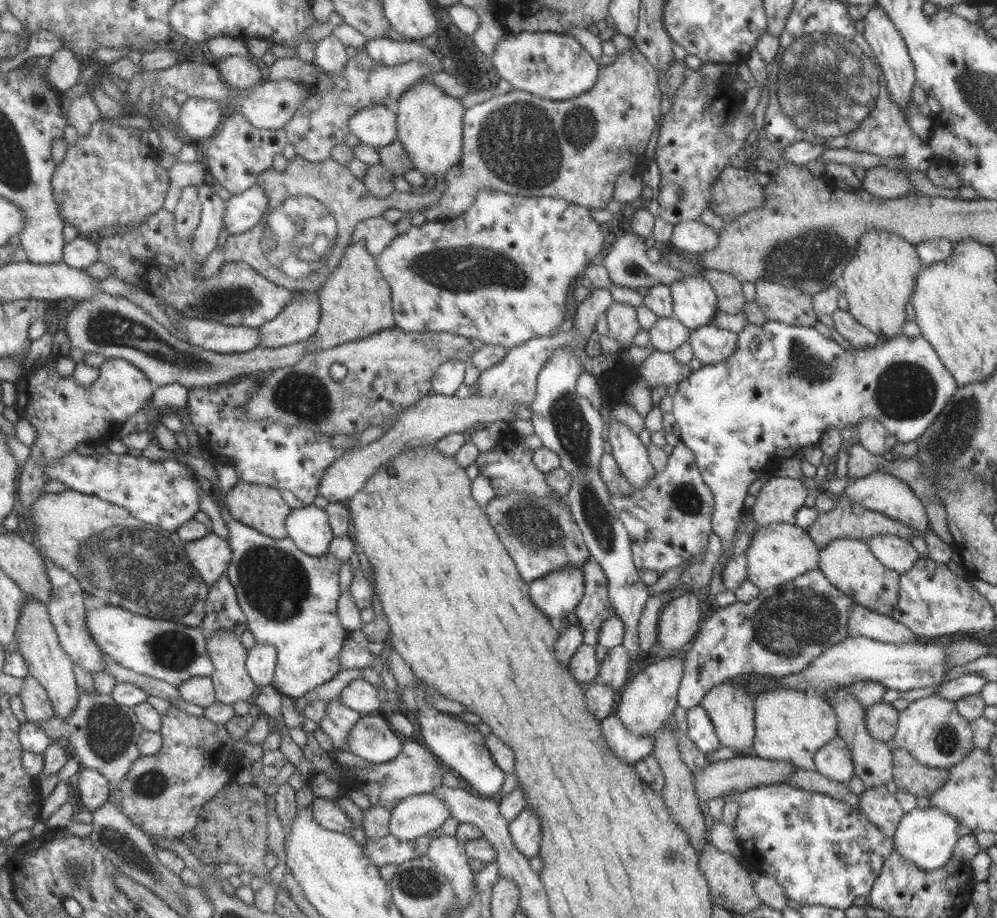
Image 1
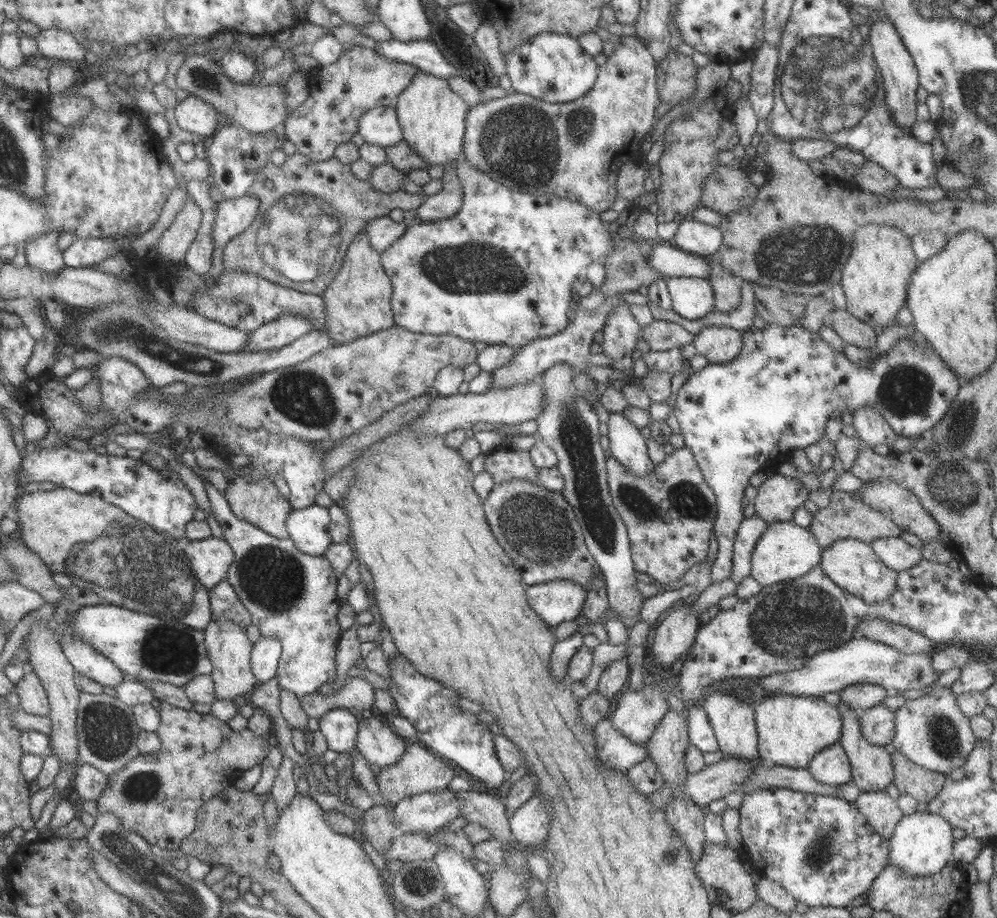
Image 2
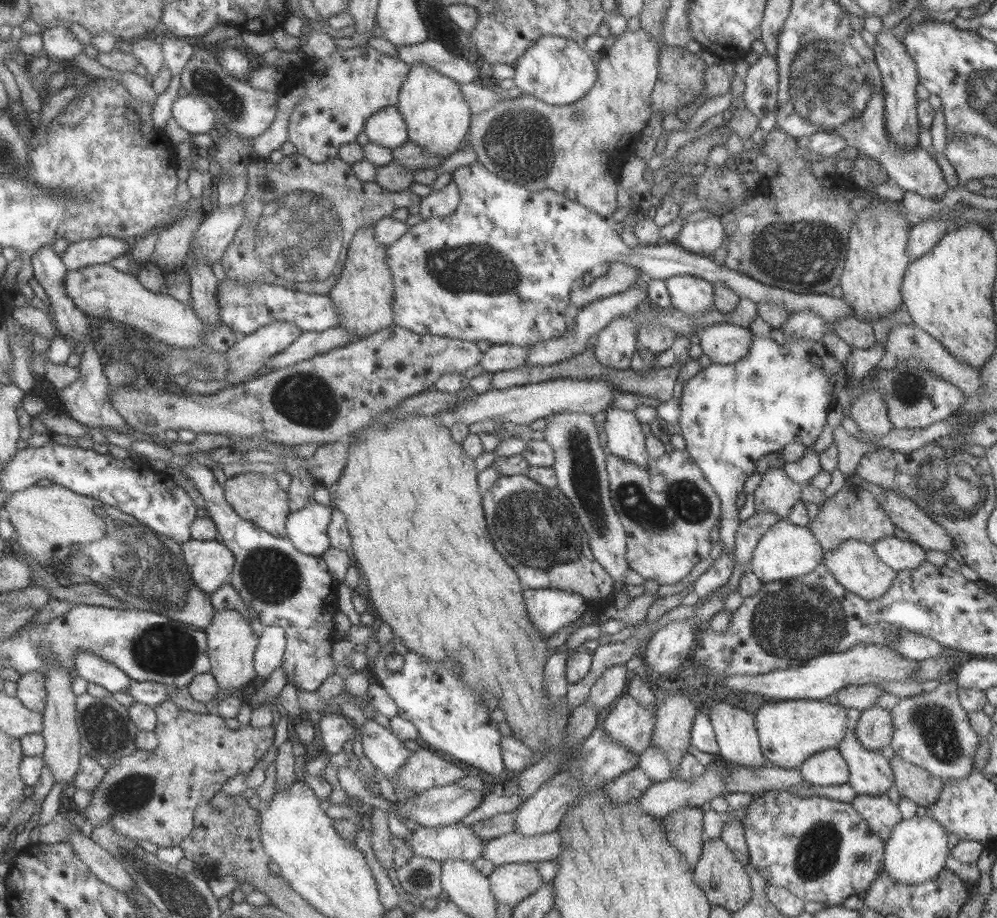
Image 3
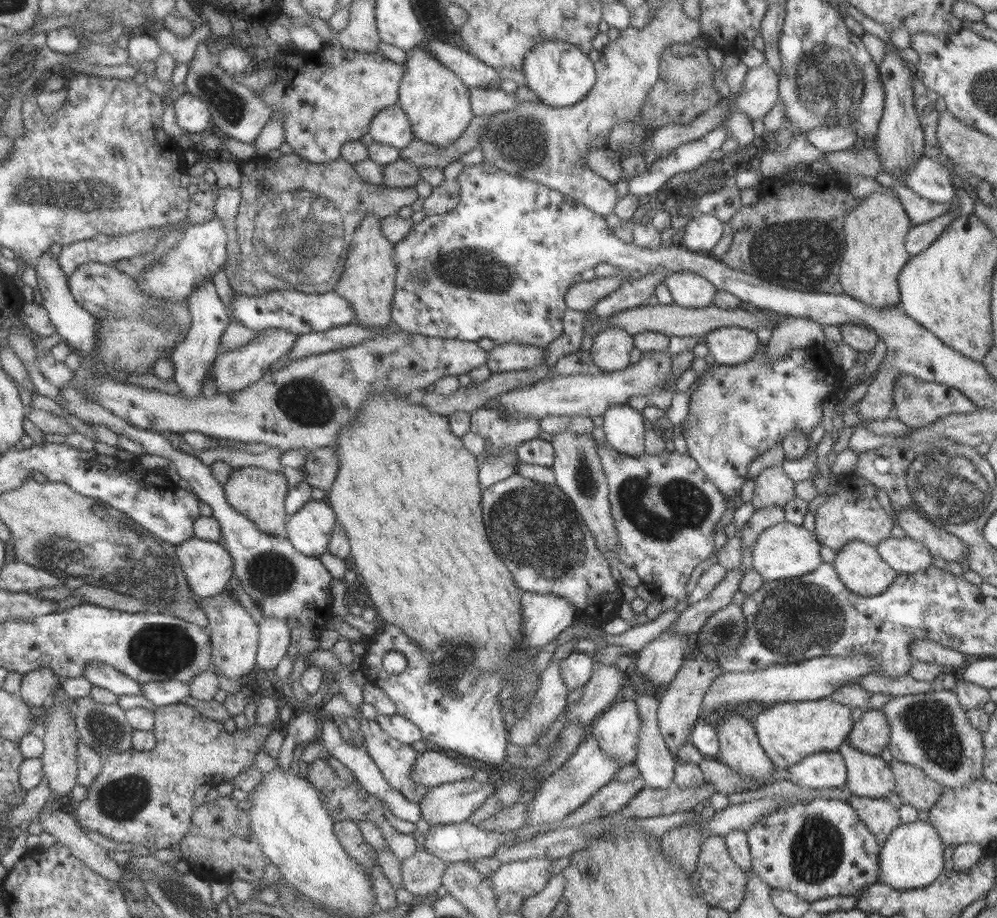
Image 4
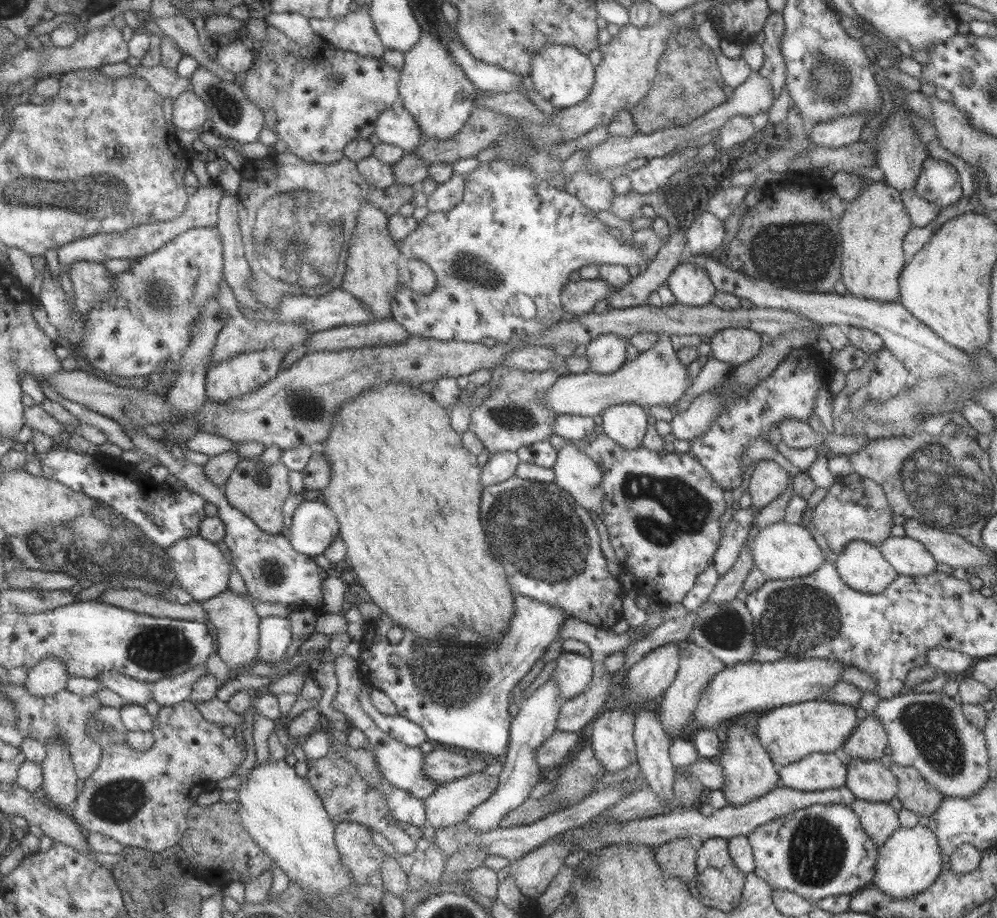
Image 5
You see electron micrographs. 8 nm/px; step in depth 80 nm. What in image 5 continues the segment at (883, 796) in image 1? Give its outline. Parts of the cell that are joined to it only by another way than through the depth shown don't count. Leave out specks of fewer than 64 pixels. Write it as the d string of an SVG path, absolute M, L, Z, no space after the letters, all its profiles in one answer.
M855 798L849 807L858 816L861 828L877 849L900 827L898 813L887 803Z

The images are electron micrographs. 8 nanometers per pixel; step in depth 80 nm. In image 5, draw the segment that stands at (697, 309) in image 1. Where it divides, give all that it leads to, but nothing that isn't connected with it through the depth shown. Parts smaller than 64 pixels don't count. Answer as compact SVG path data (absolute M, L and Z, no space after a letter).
M680 263L665 285L673 293L676 303L689 307L711 303L716 291L703 267L695 267L691 263Z

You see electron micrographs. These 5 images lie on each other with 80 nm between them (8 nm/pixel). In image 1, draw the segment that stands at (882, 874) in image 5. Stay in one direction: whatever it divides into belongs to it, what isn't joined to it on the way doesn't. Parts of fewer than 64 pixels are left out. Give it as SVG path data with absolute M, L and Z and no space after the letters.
M931 805L923 809L916 806L913 810L904 812L899 819L893 836L893 852L911 862L919 870L936 870L950 860L955 843L962 832L957 821L944 810Z

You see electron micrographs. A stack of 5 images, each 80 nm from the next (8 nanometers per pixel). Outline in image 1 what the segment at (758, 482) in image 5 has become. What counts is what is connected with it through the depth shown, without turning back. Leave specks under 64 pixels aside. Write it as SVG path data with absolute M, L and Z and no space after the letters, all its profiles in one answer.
M777 475L769 477L763 481L748 512L759 527L771 523L794 525L795 513L803 506L807 492L808 489L799 479Z

